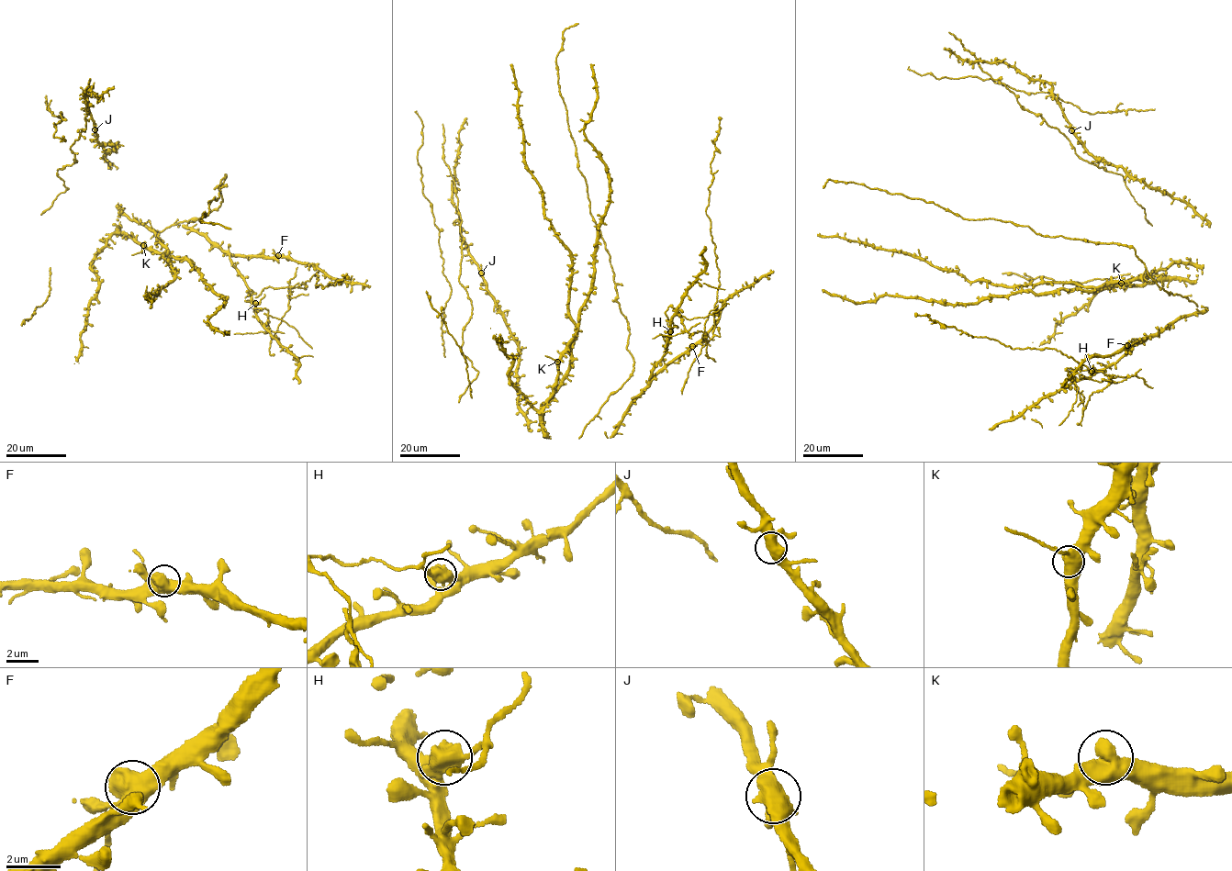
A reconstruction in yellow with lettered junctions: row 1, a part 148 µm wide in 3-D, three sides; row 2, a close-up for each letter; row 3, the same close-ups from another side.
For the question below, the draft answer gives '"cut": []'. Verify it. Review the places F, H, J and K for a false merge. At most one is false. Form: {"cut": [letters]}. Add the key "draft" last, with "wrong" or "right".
{"cut": ["H"], "draft": "wrong"}

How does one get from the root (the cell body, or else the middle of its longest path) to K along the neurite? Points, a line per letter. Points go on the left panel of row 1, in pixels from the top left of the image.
K: (163, 246), (166, 251), (163, 253), (143, 245)

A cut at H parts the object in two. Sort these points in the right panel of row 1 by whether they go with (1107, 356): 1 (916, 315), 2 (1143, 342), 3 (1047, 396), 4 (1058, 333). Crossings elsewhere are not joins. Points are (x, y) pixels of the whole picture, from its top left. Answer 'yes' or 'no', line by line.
1: no
2: yes
3: yes
4: yes

